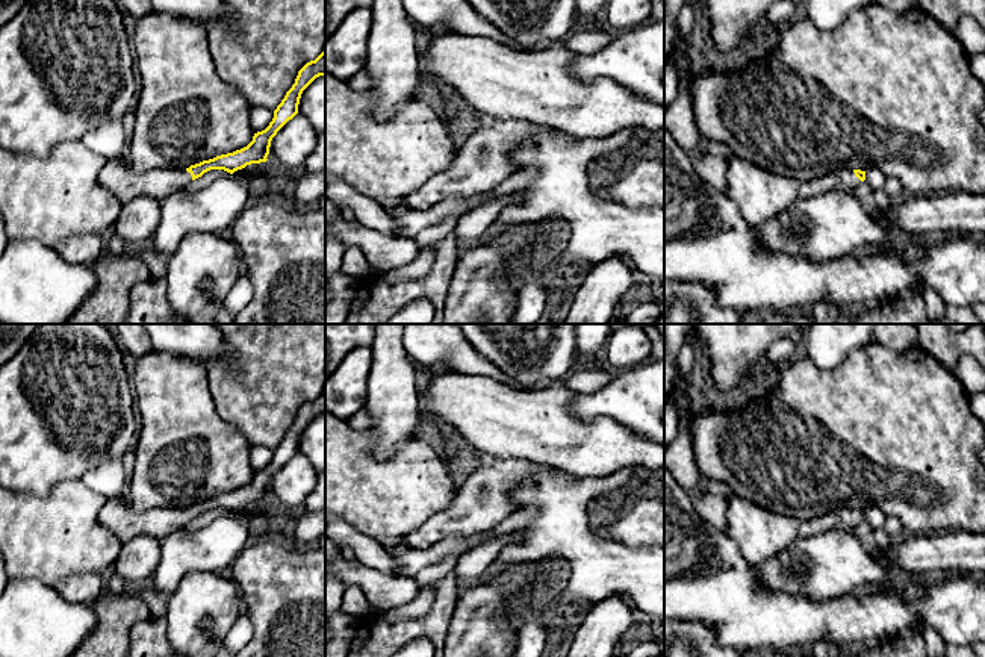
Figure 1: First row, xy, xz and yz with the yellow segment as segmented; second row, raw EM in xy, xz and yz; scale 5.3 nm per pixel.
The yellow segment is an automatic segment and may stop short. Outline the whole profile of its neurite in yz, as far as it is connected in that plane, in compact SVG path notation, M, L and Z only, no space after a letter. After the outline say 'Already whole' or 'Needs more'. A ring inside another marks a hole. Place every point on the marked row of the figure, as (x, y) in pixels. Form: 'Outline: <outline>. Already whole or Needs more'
Outline: M841 168L828 176L802 182L799 197L809 198L829 191L855 194L856 186L865 180L865 171Z. Needs more

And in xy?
Outline: M325 47L315 61L307 62L298 71L295 83L274 111L269 126L254 133L253 141L241 150L203 160L186 170L157 168L147 173L136 173L129 165L123 165L120 159L106 159L98 173L98 182L123 204L138 197L162 201L176 189L182 189L210 170L224 170L233 174L247 165L266 162L272 138L298 114L303 91L319 76L325 76Z. Needs more

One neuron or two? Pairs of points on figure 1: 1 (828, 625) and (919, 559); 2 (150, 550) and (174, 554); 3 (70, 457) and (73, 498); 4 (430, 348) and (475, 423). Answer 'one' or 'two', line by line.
1: two
2: two
3: two
4: two

